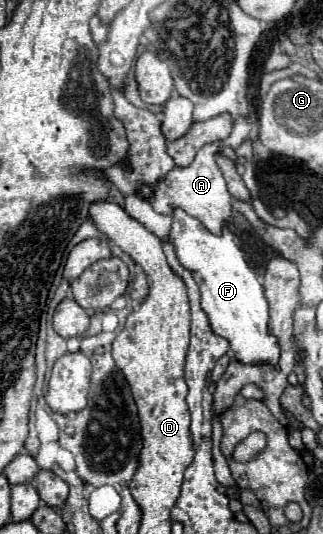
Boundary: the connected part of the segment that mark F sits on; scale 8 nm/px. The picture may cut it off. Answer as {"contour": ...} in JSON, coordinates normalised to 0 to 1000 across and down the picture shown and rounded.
{"contour":[[[539,391],[533,429],[520,440],[526,459],[545,466],[545,481],[570,504],[582,504],[619,537],[625,579],[638,582],[663,624],[712,639],[712,654],[731,676],[749,680],[836,680],[861,684],[867,654],[854,631],[830,624],[830,564],[793,511],[768,500],[749,466],[731,455],[712,421],[687,425],[681,440],[650,436],[613,410],[588,406],[563,391]]]}

